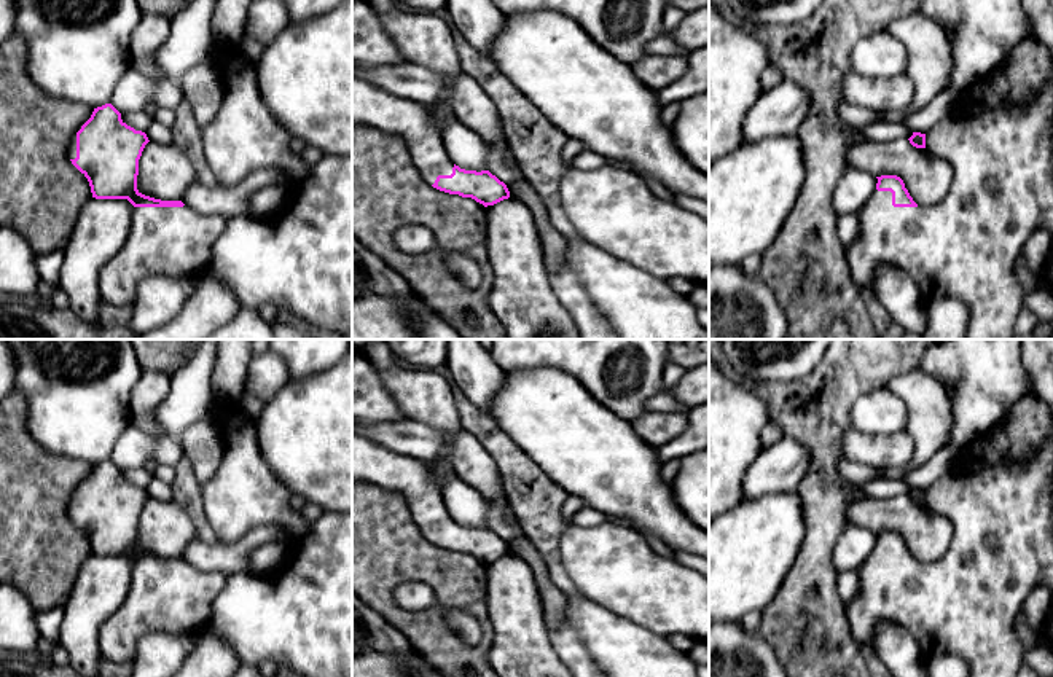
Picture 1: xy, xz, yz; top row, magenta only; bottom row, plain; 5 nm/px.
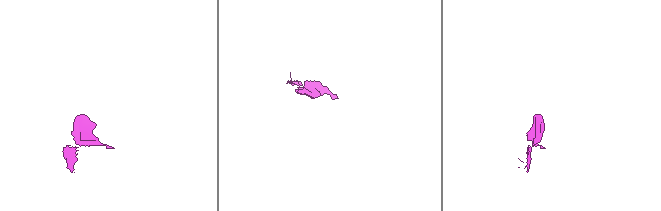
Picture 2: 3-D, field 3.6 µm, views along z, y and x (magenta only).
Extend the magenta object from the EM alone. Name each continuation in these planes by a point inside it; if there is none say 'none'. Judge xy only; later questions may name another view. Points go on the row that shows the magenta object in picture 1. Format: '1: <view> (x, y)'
1: xy (177, 241)

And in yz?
1: yz (964, 247)

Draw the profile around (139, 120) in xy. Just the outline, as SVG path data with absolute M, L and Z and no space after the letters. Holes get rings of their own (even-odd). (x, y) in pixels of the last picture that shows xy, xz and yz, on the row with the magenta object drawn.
M147 110L121 113L121 119L127 126L134 127L135 131L142 131L142 132L145 132L150 127L150 124L155 121L153 115L148 113Z

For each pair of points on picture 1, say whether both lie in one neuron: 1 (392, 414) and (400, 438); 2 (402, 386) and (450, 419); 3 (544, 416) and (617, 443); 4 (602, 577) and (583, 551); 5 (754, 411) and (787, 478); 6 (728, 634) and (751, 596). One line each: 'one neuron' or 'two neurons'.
1: two neurons
2: one neuron
3: one neuron
4: one neuron
5: two neurons
6: two neurons

